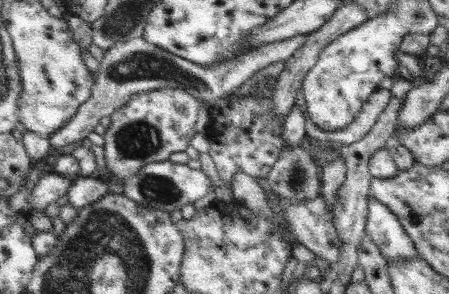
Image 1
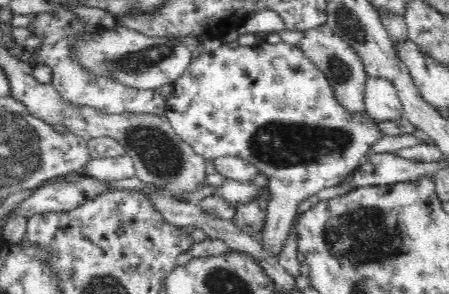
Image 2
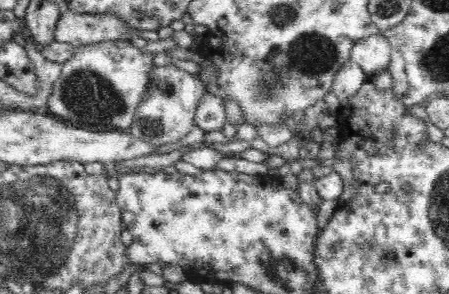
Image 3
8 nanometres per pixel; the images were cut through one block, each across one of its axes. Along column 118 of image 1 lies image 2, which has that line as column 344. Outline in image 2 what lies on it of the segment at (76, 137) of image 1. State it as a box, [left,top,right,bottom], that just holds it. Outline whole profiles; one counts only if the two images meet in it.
[300,24,368,116]

